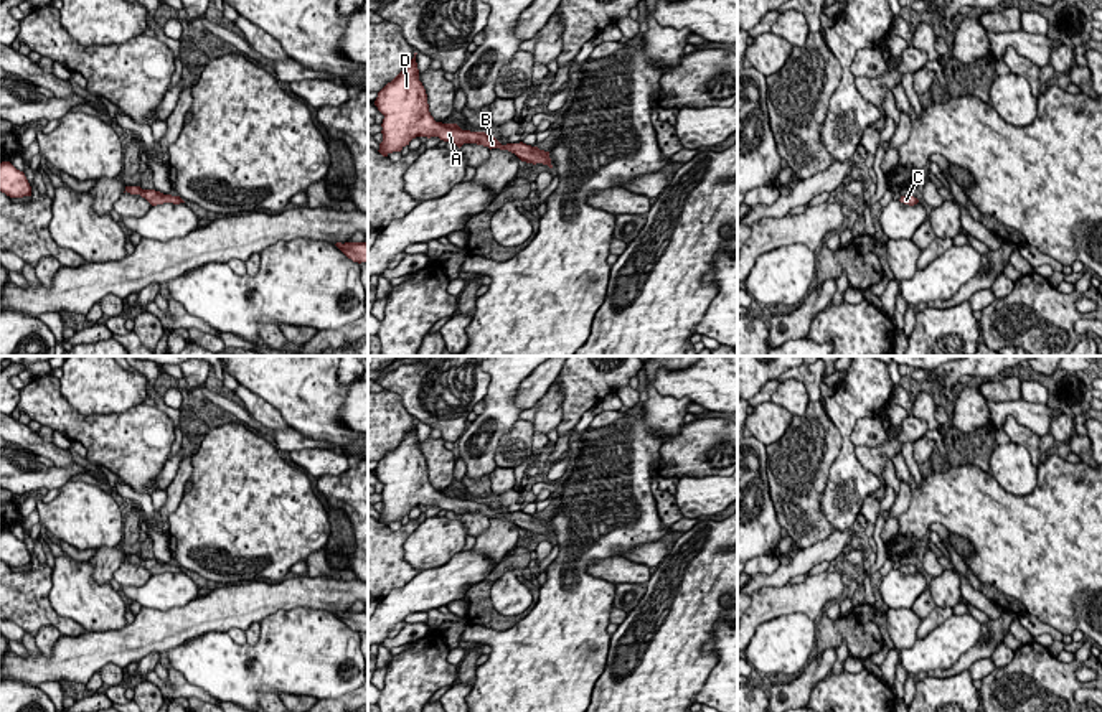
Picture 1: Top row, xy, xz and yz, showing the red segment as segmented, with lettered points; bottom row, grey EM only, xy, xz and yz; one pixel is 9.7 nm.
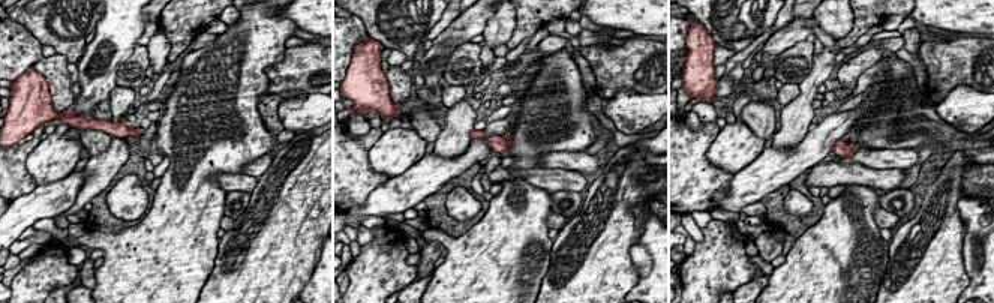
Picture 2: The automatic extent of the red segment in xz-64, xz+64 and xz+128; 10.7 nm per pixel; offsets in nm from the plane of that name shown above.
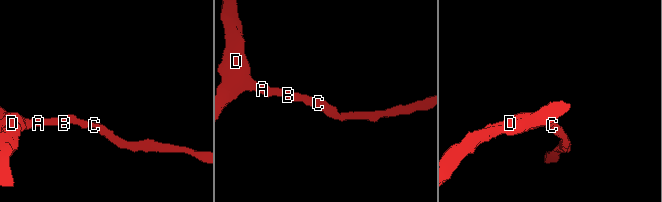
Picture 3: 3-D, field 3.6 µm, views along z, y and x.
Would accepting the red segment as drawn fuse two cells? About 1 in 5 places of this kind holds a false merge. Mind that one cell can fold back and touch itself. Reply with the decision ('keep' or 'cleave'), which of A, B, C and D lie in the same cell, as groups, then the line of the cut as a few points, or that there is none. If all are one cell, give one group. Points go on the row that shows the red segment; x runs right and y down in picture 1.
keep; A B C D; no cut

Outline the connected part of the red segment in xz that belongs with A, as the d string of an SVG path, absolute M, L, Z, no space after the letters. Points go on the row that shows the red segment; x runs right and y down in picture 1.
M414 58L404 69L388 82L374 101L383 119L383 142L379 153L388 157L393 152L401 152L416 137L439 137L444 142L452 142L459 148L464 143L477 143L492 148L508 150L521 162L543 163L553 168L549 152L538 147L520 143L502 145L492 134L462 130L457 124L436 122L429 112L427 94L419 81L419 69Z

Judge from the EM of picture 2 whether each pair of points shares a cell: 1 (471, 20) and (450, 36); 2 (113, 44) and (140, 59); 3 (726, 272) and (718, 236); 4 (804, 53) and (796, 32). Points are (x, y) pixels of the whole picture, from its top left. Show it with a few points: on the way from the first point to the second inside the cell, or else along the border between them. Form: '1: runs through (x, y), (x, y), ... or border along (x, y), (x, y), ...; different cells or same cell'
1: runs through (467, 24), (455, 33); same cell
2: border along (137, 44), (134, 51), (120, 65), (116, 84); different cells
3: runs through (721, 263), (721, 245); same cell
4: border along (805, 39), (777, 56); different cells

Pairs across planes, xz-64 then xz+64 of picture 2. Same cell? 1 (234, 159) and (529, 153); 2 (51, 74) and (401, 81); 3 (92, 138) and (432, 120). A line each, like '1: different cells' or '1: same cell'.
1: same cell
2: same cell
3: same cell

